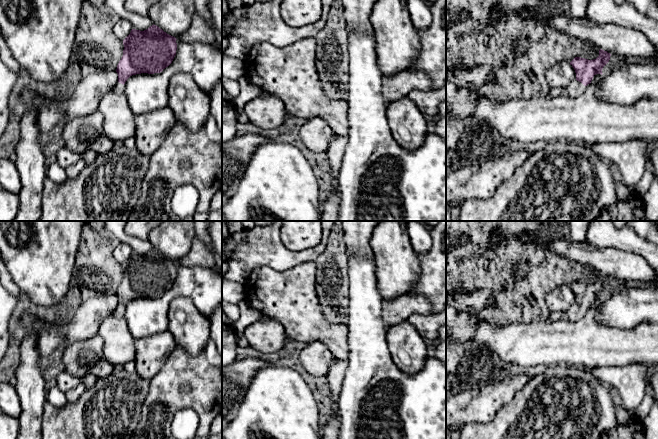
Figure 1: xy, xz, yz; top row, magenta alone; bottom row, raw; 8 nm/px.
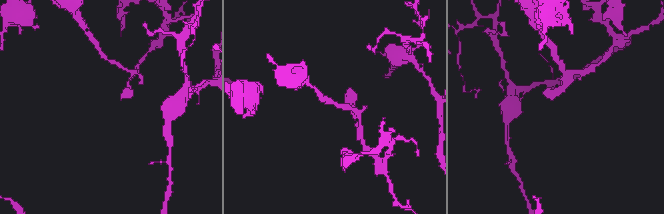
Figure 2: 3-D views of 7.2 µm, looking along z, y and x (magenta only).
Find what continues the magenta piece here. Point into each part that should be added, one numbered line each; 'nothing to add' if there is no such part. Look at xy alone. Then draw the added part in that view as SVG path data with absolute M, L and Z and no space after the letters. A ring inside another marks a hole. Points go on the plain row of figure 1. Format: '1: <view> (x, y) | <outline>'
1: xy (119, 312) | M118 307L118 308L113 312L113 315L114 315L114 316L117 316L117 317L124 317L124 316L125 316L125 311L124 311L123 308Z

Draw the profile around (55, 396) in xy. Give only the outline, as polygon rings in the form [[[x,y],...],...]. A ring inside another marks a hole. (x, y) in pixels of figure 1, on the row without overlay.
[[[53,385],[48,390],[47,402],[58,408],[61,408],[68,403],[65,392],[60,390],[56,385]]]

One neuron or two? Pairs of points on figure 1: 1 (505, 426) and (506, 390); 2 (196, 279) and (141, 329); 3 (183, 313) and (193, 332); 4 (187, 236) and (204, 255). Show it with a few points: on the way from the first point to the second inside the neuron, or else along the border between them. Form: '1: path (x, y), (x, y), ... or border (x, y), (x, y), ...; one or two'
1: border (522, 387), (490, 421); two
2: path (181, 287), (174, 291), (151, 314); one
3: path (184, 318), (189, 327); one
4: border (195, 238), (190, 249), (178, 260); two

